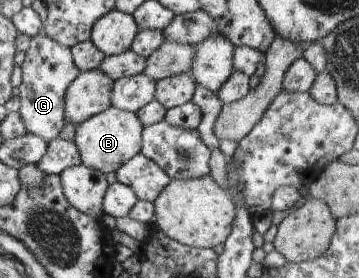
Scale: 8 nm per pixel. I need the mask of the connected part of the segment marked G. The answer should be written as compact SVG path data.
M41 34L32 37L21 67L22 82L18 87L20 99L18 114L22 117L29 134L50 142L58 137L67 121L64 116L64 95L80 69L74 64L70 48Z

